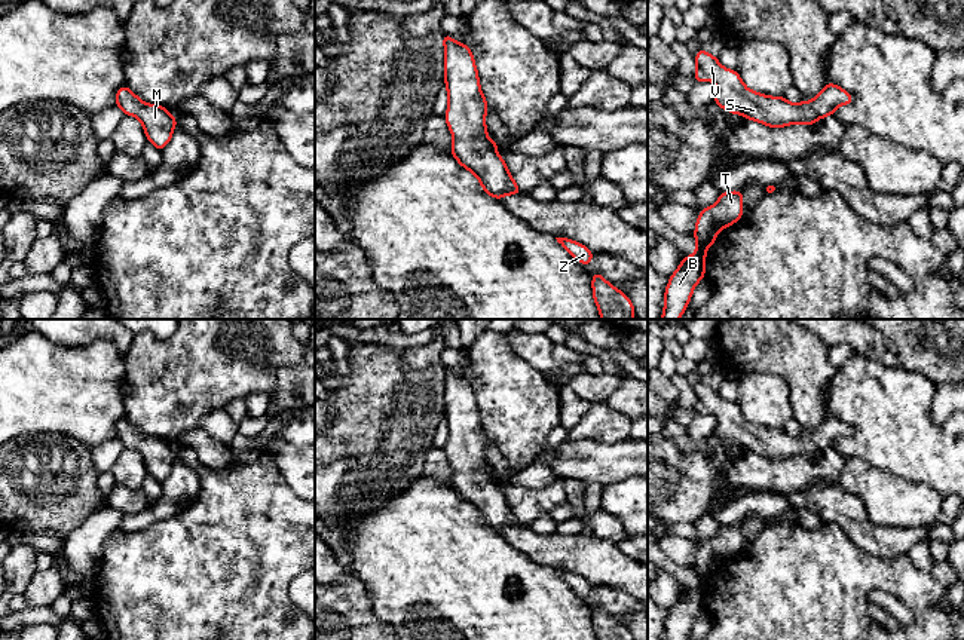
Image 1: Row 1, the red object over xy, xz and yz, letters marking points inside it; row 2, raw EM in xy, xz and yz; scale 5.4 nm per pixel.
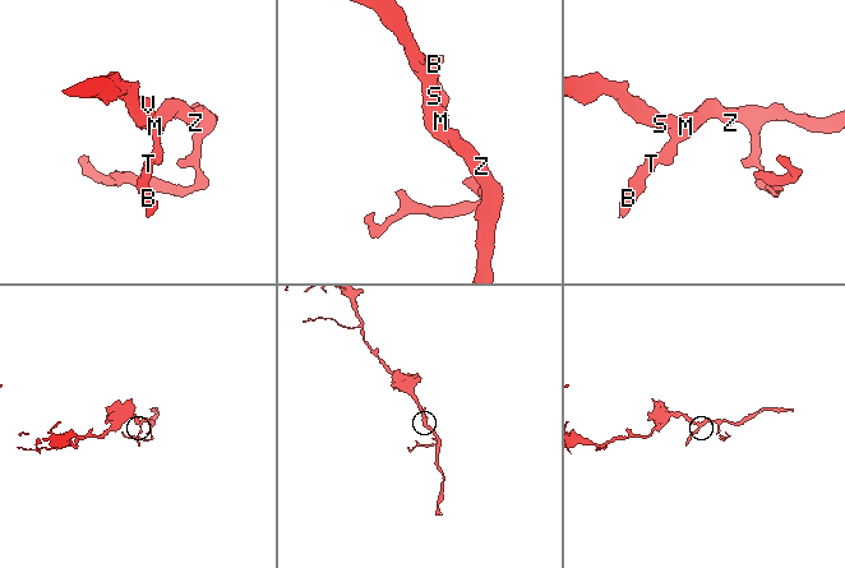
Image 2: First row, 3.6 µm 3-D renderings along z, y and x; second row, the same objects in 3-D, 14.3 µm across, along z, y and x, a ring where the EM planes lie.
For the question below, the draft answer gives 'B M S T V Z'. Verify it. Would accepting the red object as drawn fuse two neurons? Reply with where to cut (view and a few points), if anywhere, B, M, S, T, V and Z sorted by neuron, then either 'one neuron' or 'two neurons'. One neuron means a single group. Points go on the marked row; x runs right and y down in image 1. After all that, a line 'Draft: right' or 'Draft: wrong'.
no cut; B M S T V Z; one neuron
Draft: right

